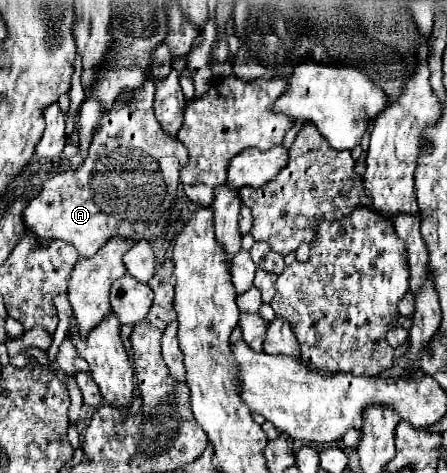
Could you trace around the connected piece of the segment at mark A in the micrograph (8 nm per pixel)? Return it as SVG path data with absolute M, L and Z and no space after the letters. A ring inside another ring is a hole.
M147 75L131 101L117 99L113 109L103 113L89 157L79 167L45 181L41 193L27 203L25 229L37 235L39 245L65 241L77 249L79 257L93 257L113 235L151 241L169 227L169 207L175 201L179 169L187 163L187 149L161 129L153 113L153 95L155 83Z

